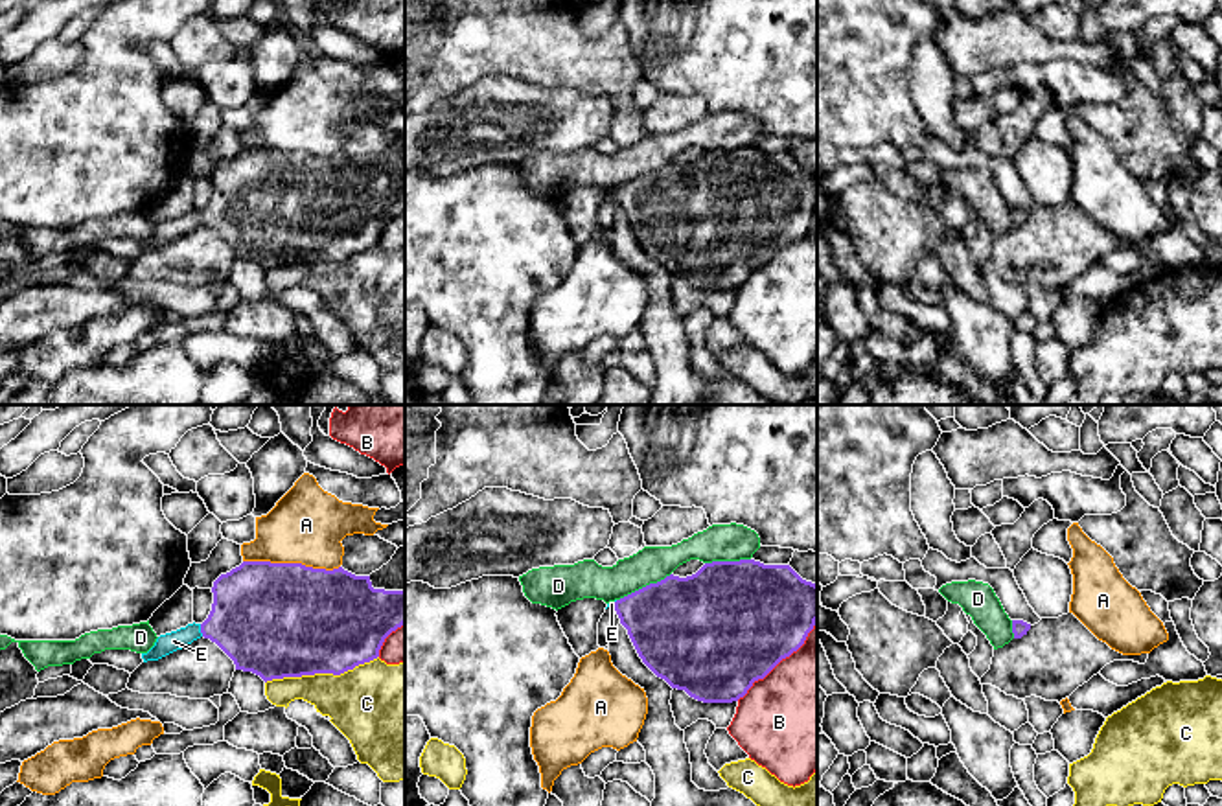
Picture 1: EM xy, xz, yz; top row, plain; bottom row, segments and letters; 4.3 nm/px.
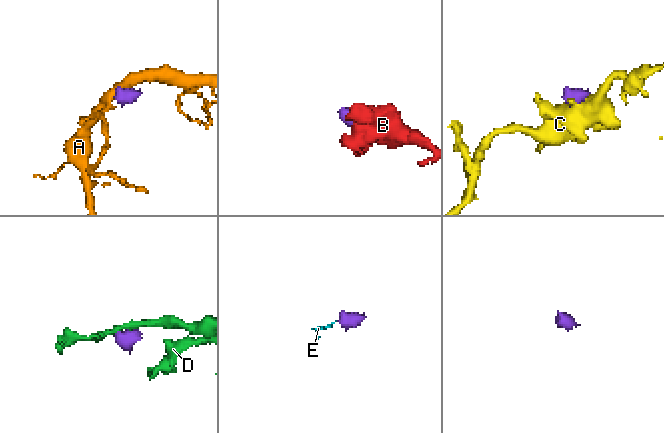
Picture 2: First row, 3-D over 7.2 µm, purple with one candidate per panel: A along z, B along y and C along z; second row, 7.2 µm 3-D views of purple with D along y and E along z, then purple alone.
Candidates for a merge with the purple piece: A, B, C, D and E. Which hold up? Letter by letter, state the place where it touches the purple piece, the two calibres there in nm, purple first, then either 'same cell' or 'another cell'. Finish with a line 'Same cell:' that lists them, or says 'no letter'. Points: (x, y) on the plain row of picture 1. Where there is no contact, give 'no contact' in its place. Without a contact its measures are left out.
A: contact xy (291, 151); calibres 500 and 320 nm; another cell
B: contact xz (781, 247); calibres 500 and 480 nm; another cell
C: contact xy (321, 260); calibres 480 and 340 nm; another cell
D: contact xz (643, 175); calibres 440 and 160 nm; another cell
E: contact xy (201, 218); calibres 400 and 90 nm; same cell
Same cell: E

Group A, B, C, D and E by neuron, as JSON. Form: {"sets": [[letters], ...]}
{"sets": [["A"], ["B"], ["C"], ["D"], ["E"]]}

